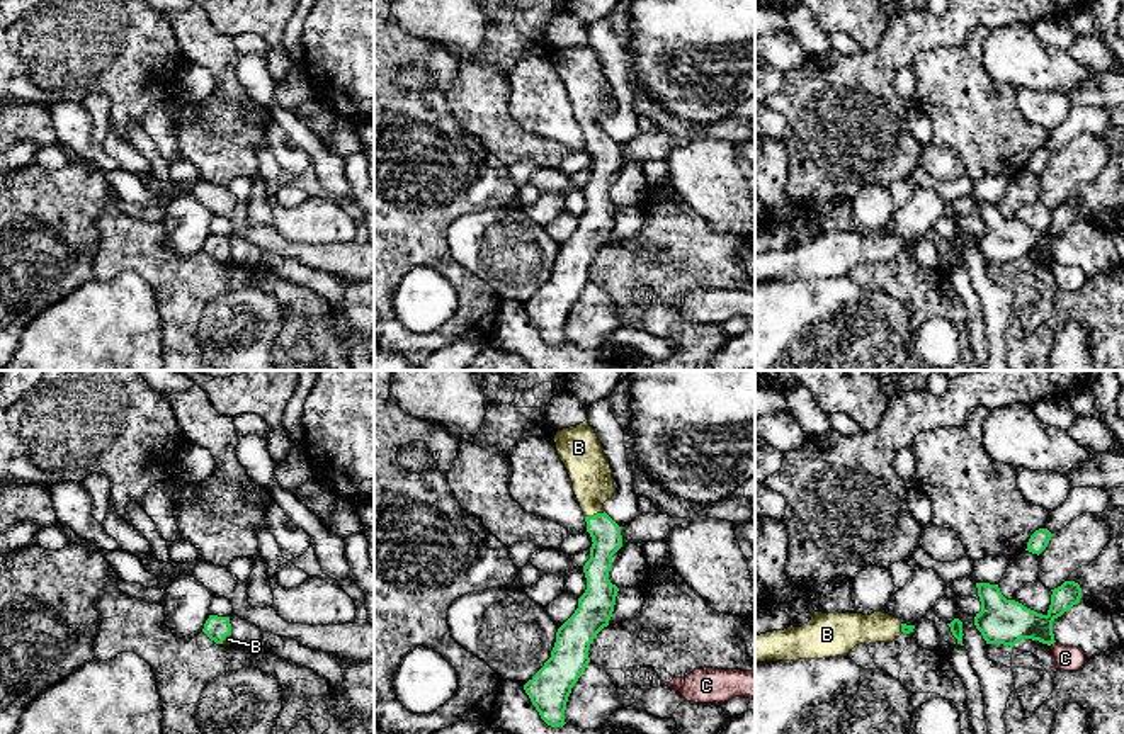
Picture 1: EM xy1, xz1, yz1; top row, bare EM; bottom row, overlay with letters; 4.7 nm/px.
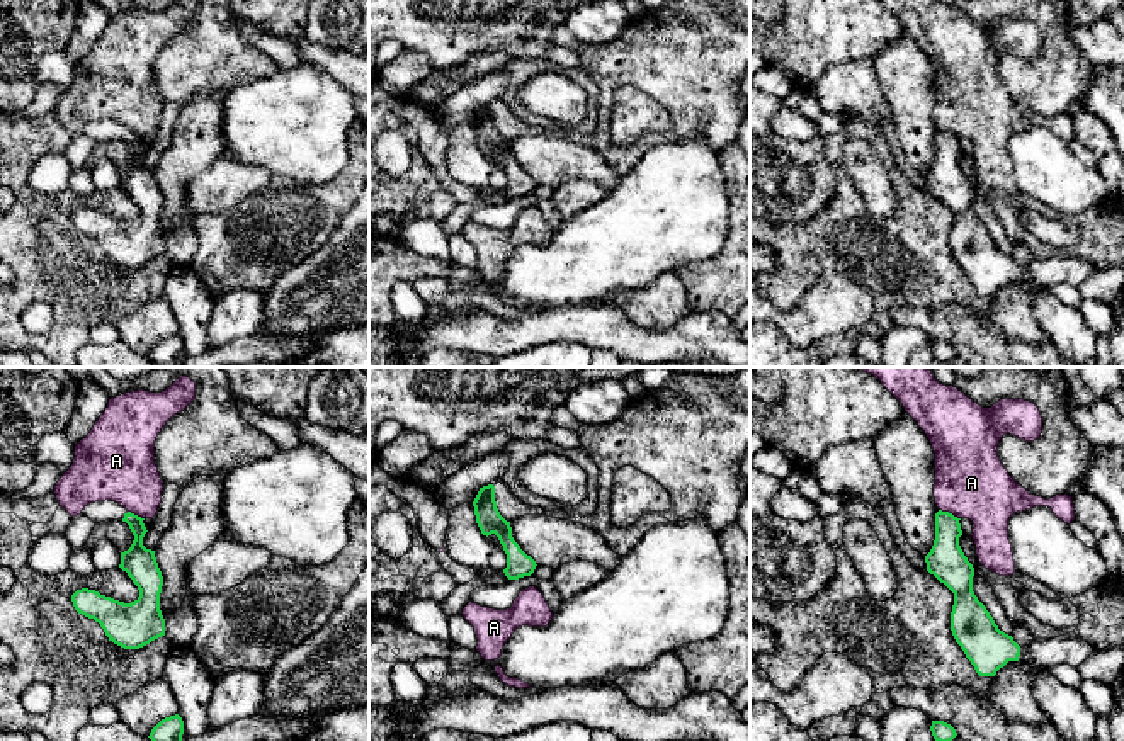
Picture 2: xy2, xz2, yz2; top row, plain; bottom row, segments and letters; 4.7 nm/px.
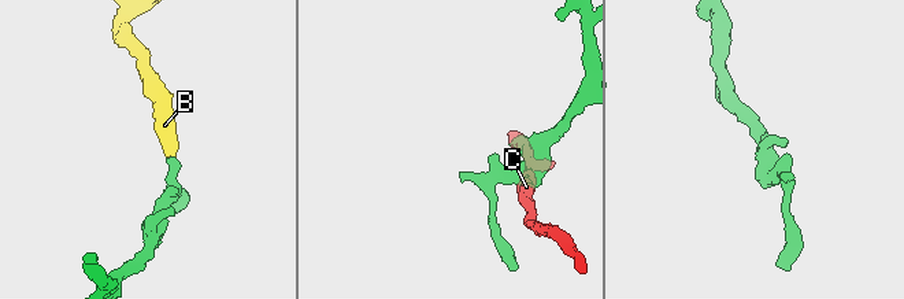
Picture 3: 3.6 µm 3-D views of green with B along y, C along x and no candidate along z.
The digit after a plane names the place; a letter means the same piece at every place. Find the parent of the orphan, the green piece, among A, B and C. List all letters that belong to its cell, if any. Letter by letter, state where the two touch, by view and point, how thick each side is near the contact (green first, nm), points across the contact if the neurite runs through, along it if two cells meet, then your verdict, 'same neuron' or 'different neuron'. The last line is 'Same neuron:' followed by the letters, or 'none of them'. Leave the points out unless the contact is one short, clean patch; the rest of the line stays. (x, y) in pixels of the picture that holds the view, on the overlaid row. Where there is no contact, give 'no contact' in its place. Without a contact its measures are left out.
A: yz2 (949, 514) | 180/340 nm | different neuron
B: xz1 (594, 515) | 140/200 nm | across xz1 (606, 534), (594, 515), (592, 476), (589, 469) | same neuron
C: yz1 (1051, 643) | 220/120 nm | along yz1 (1055, 641), (1050, 646) | different neuron
Same neuron: B

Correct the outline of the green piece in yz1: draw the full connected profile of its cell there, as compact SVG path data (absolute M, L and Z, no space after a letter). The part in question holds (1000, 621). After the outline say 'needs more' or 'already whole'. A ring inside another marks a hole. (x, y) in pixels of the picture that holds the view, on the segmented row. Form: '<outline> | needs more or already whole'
M1064 581L1051 590L1051 605L1046 615L1037 613L1015 600L1007 600L998 584L976 583L981 612L974 617L974 625L986 644L1003 644L1013 647L1022 639L1054 644L1053 622L1080 603L1081 588L1075 581Z | already whole

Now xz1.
M588 420L558 430L554 443L573 483L573 493L592 537L590 559L583 566L587 590L575 613L558 629L551 658L524 685L541 719L565 726L571 688L590 663L595 635L609 625L619 588L610 583L612 556L622 547L621 527L605 513L604 503L616 493L610 464Z | needs more

